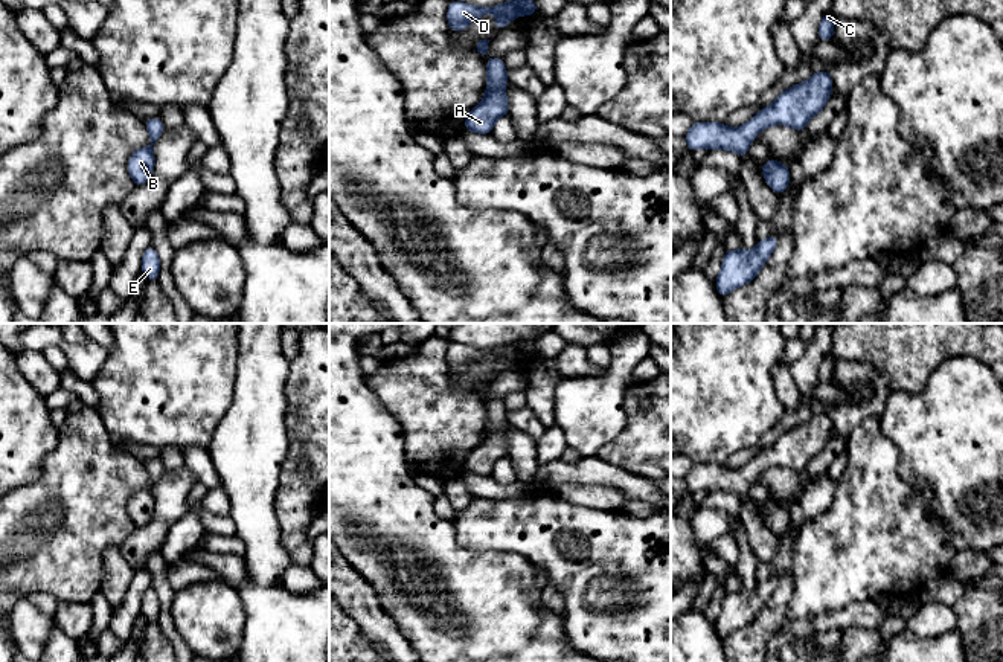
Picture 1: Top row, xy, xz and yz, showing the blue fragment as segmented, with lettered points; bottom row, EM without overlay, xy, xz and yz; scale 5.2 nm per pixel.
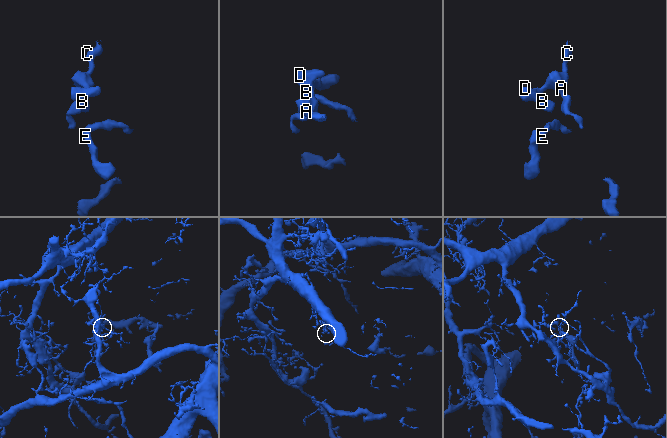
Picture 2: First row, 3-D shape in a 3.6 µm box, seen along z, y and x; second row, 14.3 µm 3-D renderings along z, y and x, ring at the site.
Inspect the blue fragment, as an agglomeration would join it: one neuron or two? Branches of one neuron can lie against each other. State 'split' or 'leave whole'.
leave whole

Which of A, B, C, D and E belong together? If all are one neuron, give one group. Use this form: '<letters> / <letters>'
A B C D E

